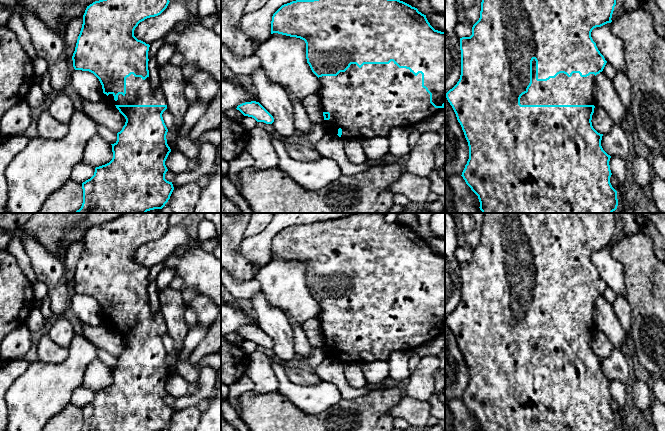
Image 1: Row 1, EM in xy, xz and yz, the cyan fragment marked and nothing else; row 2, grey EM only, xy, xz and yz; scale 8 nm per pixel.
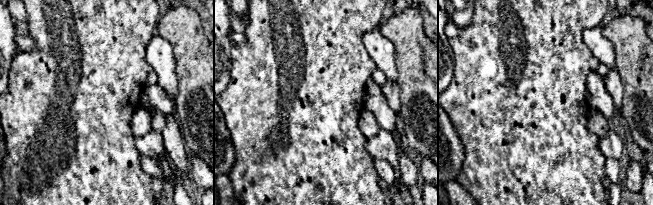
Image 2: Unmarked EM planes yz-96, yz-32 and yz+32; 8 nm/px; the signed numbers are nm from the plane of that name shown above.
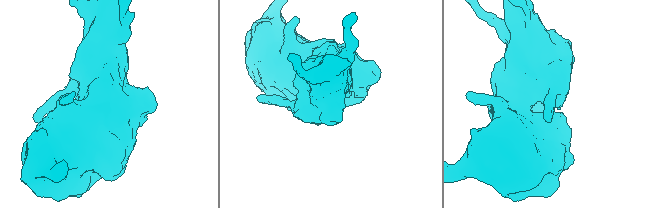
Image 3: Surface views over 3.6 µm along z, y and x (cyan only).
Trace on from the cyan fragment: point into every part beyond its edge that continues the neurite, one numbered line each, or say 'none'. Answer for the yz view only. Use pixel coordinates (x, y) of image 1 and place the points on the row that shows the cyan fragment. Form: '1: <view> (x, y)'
1: yz (562, 90)

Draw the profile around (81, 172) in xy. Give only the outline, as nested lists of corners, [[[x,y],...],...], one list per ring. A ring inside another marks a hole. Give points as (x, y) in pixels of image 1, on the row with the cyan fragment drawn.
[[[80,162],[73,167],[71,172],[71,179],[82,184],[94,175],[95,168],[96,167],[93,167],[89,164]]]

